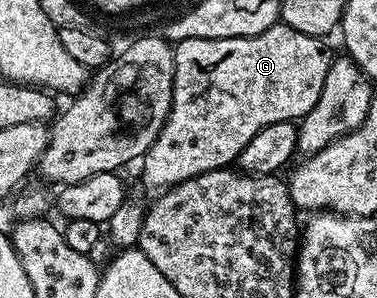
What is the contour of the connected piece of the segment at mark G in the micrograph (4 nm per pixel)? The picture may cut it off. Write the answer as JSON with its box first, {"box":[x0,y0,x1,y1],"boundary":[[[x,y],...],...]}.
{"box":[140,21,331,193],"boundary":[[[281,21],[264,33],[243,39],[179,39],[174,49],[174,84],[172,105],[164,121],[164,129],[140,160],[142,183],[153,193],[188,181],[200,173],[230,167],[238,154],[268,125],[280,121],[300,121],[316,105],[324,77],[328,77],[331,52],[326,52],[325,42],[308,33],[296,33]]]}

